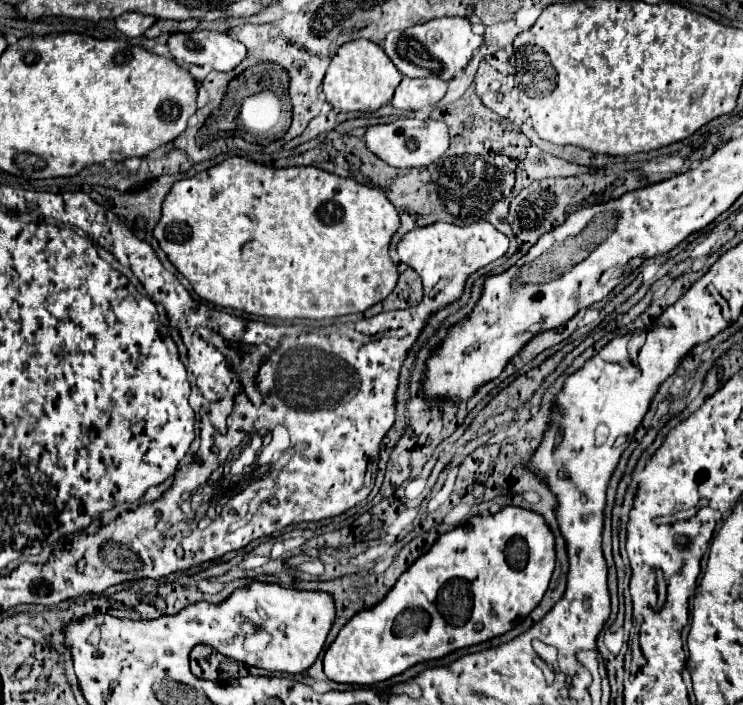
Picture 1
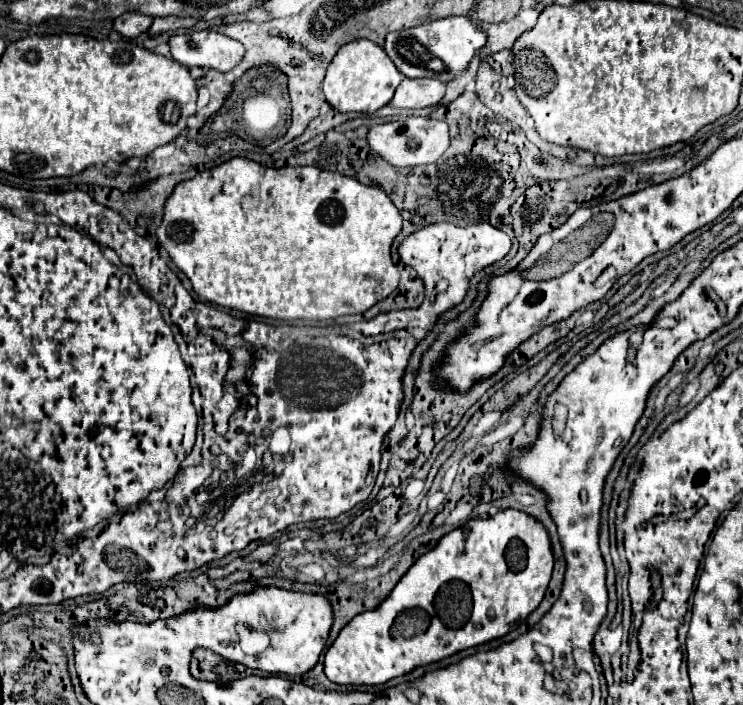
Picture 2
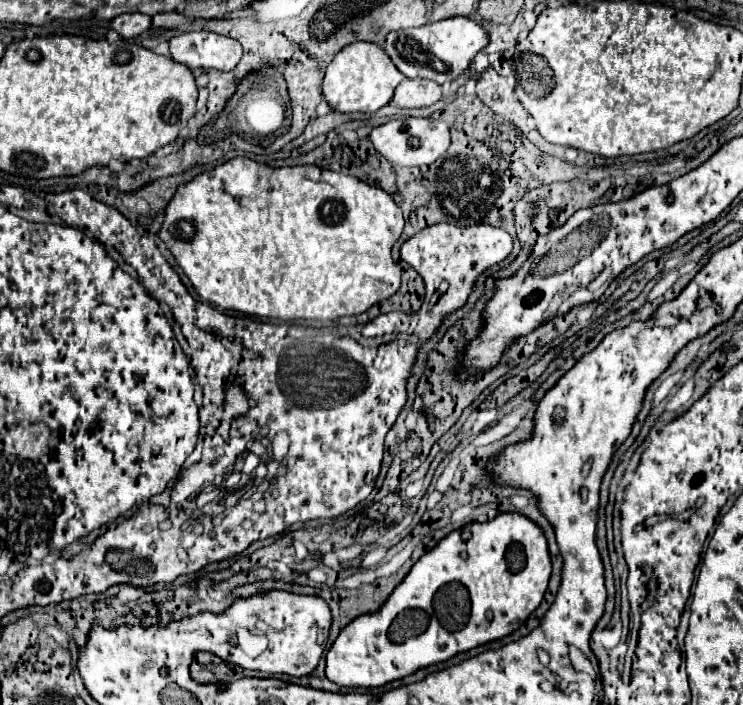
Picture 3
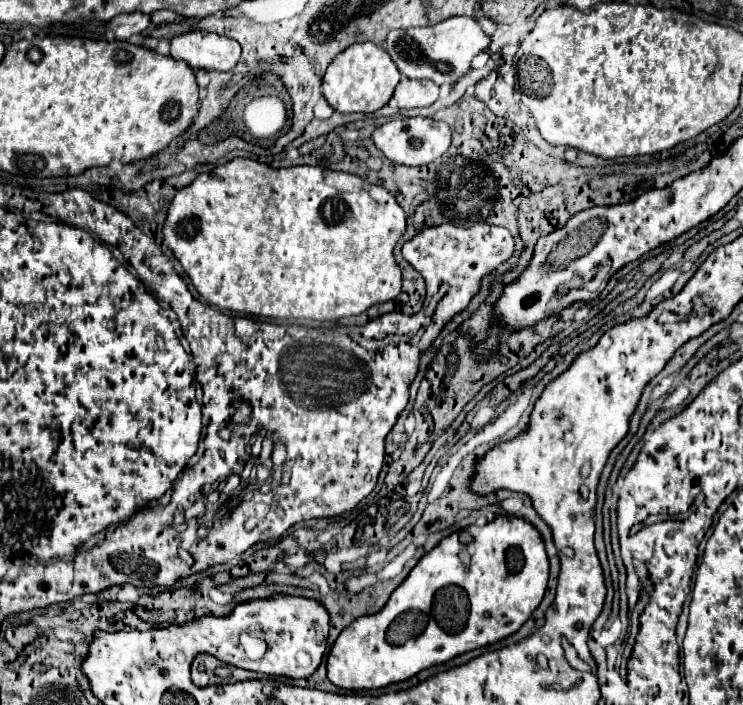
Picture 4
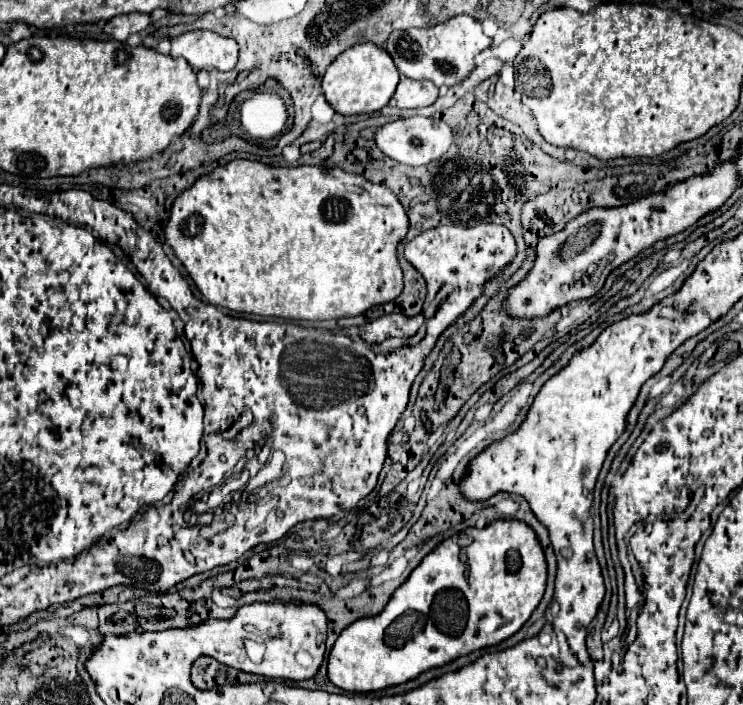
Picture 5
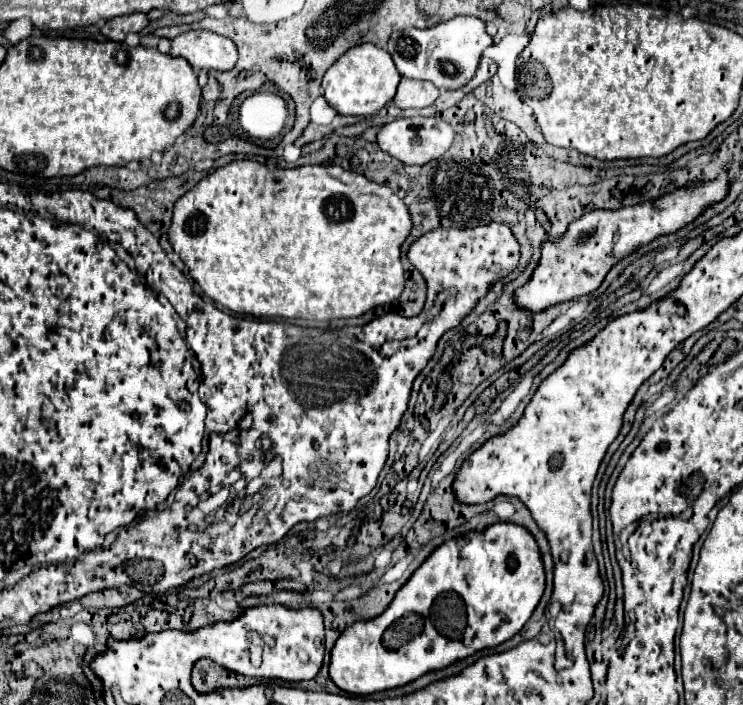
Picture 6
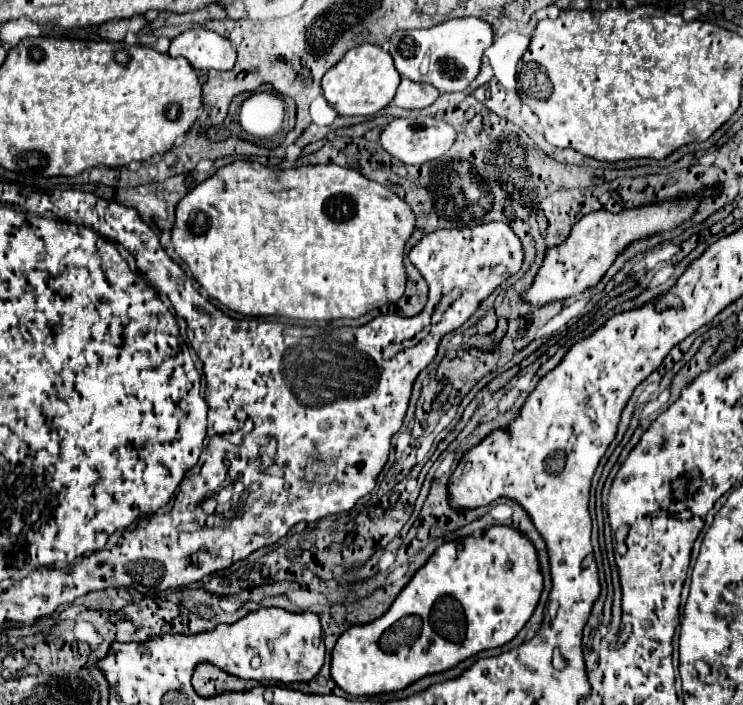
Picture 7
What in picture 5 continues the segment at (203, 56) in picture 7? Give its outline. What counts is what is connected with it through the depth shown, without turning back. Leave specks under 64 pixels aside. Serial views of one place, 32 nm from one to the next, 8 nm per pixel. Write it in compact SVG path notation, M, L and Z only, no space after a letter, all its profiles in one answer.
M192 30L172 38L172 58L186 58L198 70L232 70L238 60L238 44L208 30Z

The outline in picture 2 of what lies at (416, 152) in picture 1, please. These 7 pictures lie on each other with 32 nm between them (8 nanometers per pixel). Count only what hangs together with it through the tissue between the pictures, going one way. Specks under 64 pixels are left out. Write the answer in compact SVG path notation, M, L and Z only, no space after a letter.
M406 118L406 120L394 120L388 124L374 126L368 132L368 144L372 150L382 156L386 162L392 166L402 166L402 168L412 168L412 166L422 166L422 164L432 164L436 162L450 146L450 136L448 136L448 124L442 120L434 118Z

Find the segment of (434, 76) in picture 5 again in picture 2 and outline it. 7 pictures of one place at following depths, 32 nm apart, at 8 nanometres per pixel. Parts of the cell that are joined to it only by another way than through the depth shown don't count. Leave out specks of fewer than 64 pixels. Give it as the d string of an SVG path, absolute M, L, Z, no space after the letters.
M450 16L434 22L426 22L416 28L390 32L386 36L384 50L394 66L408 78L436 78L450 82L458 72L466 70L474 54L486 44L486 34L466 16Z

